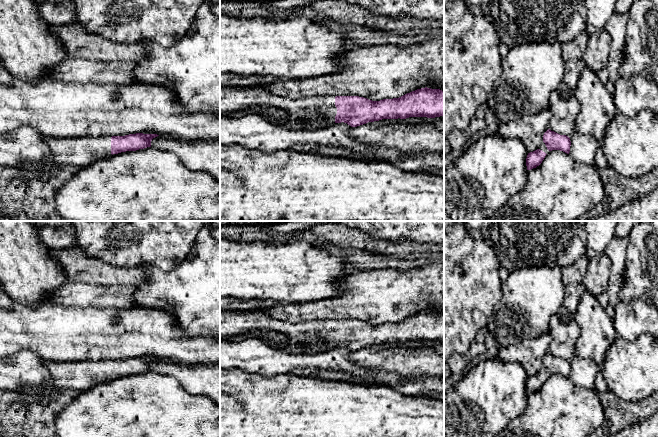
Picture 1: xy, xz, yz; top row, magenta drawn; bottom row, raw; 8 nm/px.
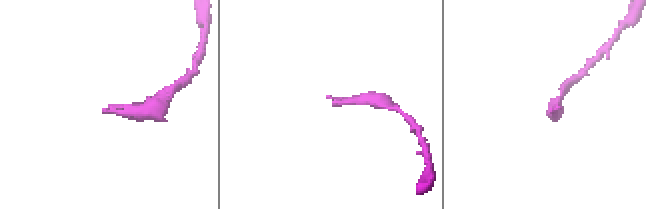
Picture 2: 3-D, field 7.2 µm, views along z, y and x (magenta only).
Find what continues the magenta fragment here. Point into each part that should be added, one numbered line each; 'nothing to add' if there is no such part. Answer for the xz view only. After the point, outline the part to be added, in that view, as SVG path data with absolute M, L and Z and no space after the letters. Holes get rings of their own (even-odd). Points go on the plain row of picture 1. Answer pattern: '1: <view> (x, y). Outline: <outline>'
1: xz (232, 322). Outline: M220 309L220 339L229 340L252 331L274 331L285 335L292 343L314 346L318 342L335 347L337 332L334 319L289 323L272 318L261 309Z

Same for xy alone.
1: xy (82, 375). Outline: M79 361L79 362L48 362L47 366L51 373L49 387L68 388L86 391L97 383L111 379L111 361Z

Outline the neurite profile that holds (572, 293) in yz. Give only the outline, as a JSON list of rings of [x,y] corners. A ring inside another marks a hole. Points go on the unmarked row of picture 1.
[[[583,283],[564,286],[564,304],[571,312],[575,313],[582,294],[586,291]]]

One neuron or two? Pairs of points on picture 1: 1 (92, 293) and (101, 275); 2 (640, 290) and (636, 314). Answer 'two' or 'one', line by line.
1: two
2: two

